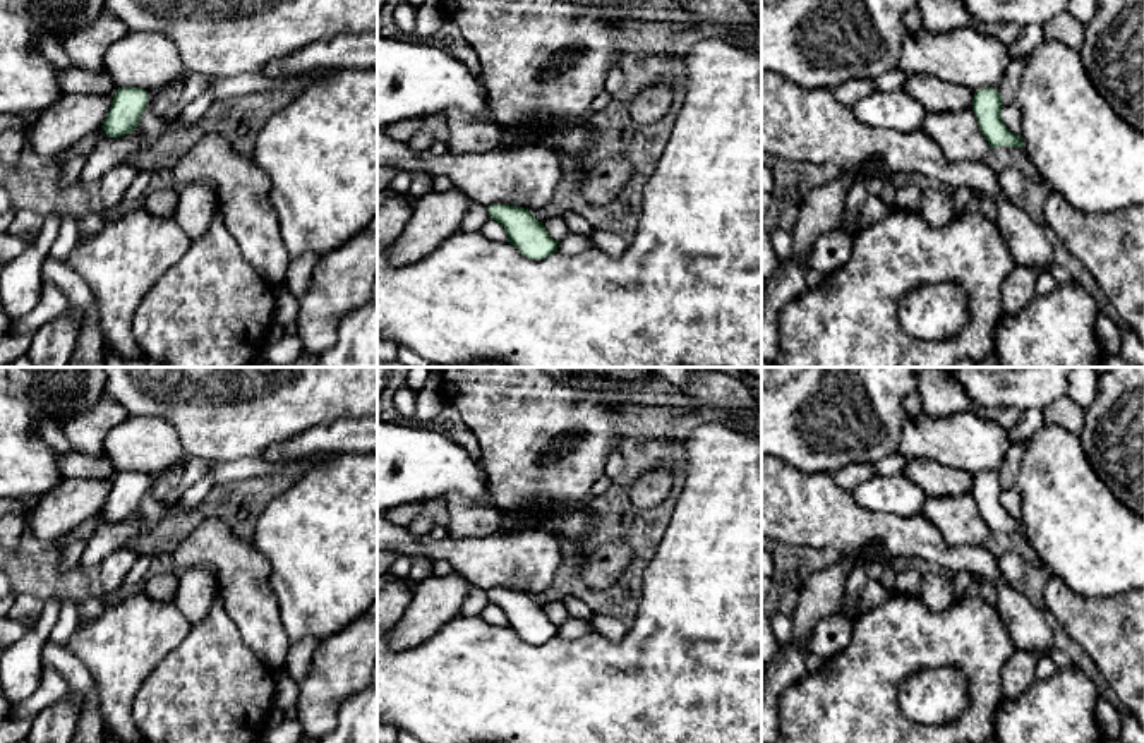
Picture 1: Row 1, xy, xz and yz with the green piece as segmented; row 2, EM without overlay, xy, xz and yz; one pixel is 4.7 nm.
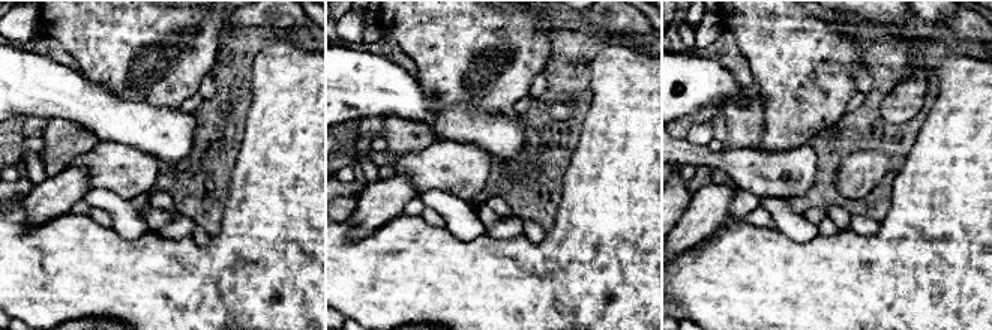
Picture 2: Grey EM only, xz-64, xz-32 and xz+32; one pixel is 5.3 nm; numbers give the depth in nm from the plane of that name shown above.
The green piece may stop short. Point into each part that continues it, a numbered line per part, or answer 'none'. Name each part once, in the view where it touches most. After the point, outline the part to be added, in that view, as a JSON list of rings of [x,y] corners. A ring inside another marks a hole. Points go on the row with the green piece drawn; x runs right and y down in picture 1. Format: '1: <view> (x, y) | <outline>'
1: xy (74, 79) | [[[70,65],[65,70],[58,70],[58,82],[63,93],[96,93],[115,96],[118,89],[105,65],[101,65],[98,72],[89,72],[79,65]]]

